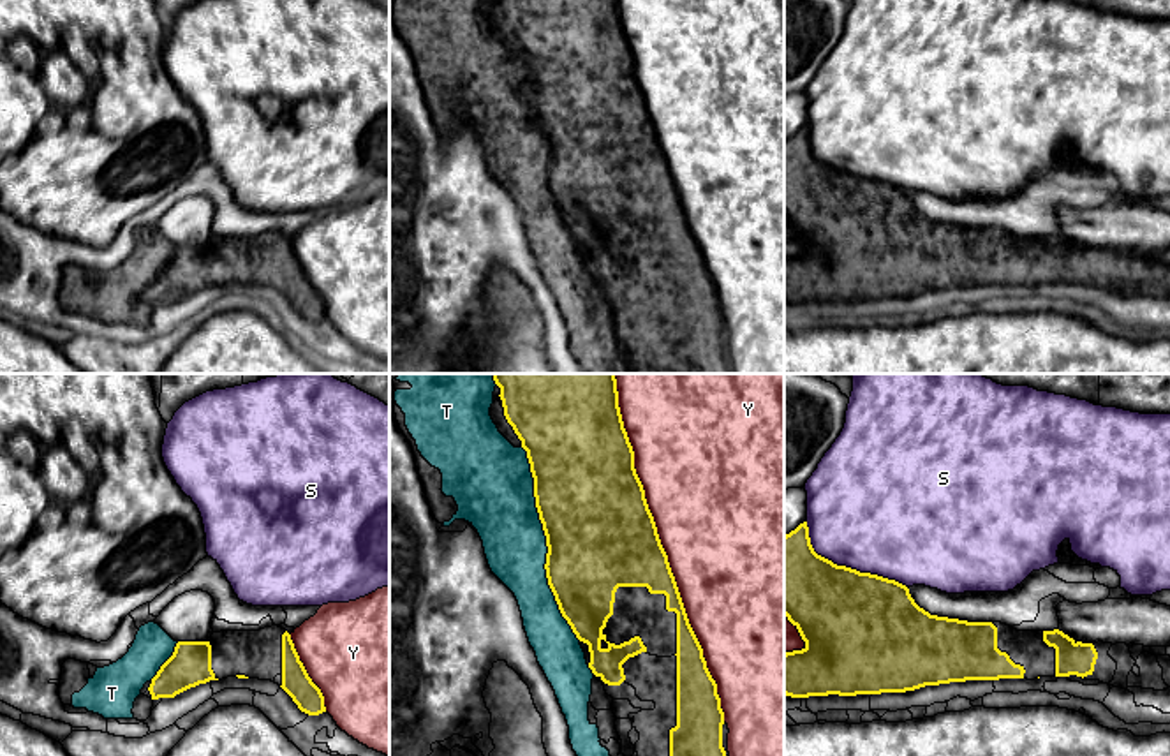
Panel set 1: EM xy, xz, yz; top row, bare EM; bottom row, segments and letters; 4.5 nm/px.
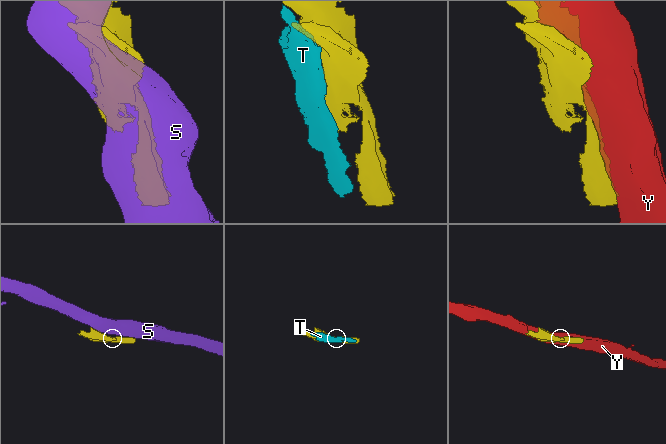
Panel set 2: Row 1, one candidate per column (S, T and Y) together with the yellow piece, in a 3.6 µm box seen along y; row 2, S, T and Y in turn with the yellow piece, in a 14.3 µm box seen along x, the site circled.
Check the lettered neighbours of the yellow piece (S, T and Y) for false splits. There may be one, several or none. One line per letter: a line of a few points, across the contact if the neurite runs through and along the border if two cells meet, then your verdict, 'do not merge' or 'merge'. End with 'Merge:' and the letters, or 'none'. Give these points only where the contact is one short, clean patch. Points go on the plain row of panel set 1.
S: do not merge
T: do not merge
Y: do not merge
Merge: none

